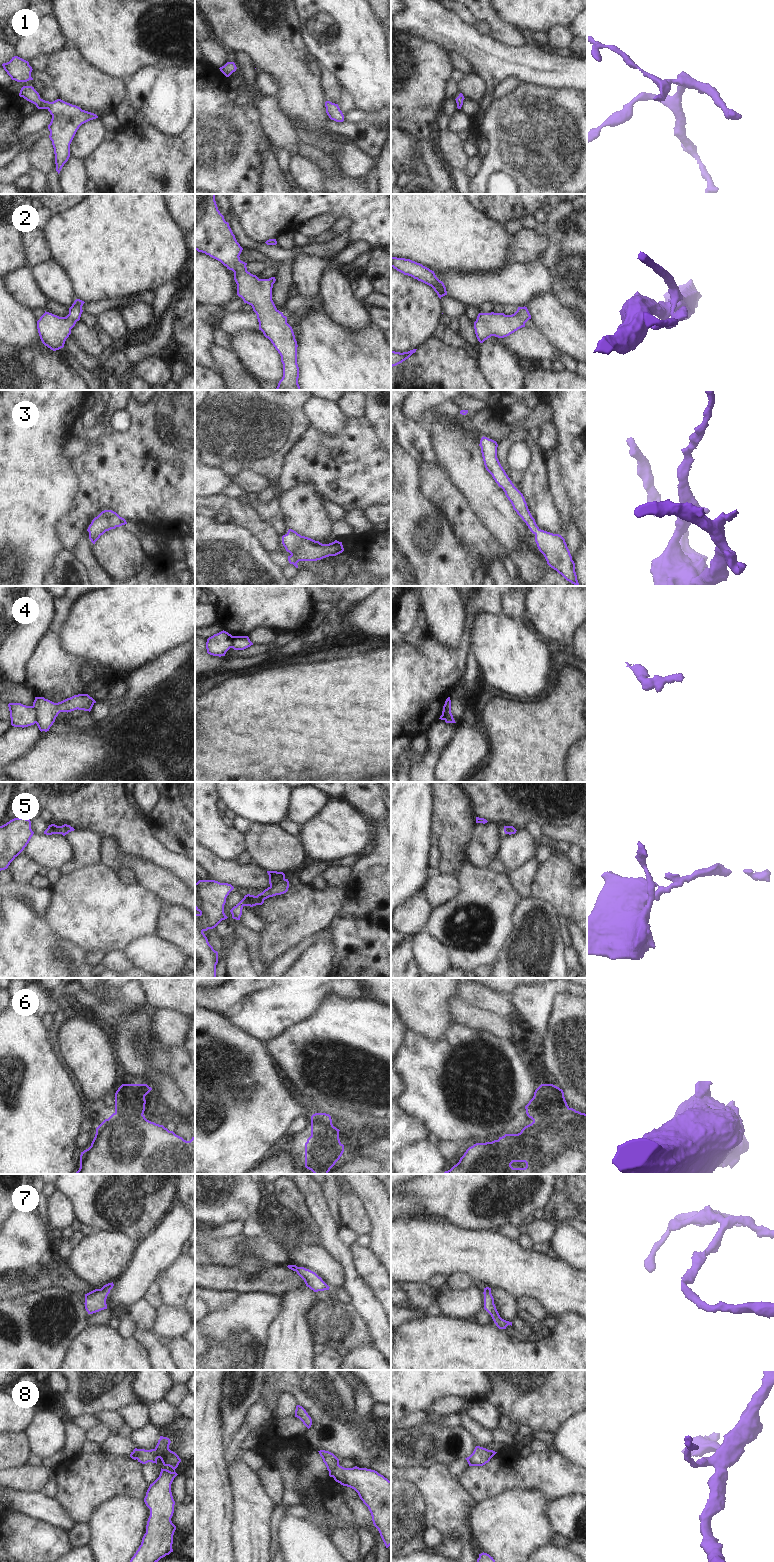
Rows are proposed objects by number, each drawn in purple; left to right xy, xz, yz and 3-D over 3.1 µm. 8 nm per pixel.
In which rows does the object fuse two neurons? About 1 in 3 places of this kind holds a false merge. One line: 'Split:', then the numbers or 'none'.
Split: 4

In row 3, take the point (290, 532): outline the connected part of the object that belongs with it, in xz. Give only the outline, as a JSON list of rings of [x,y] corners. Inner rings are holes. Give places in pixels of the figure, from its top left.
[[[289,529],[282,536],[282,544],[291,555],[288,561],[298,568],[299,561],[317,561],[329,556],[336,556],[344,551],[342,542],[335,540],[329,544],[322,544],[311,538],[301,536],[296,531]]]

